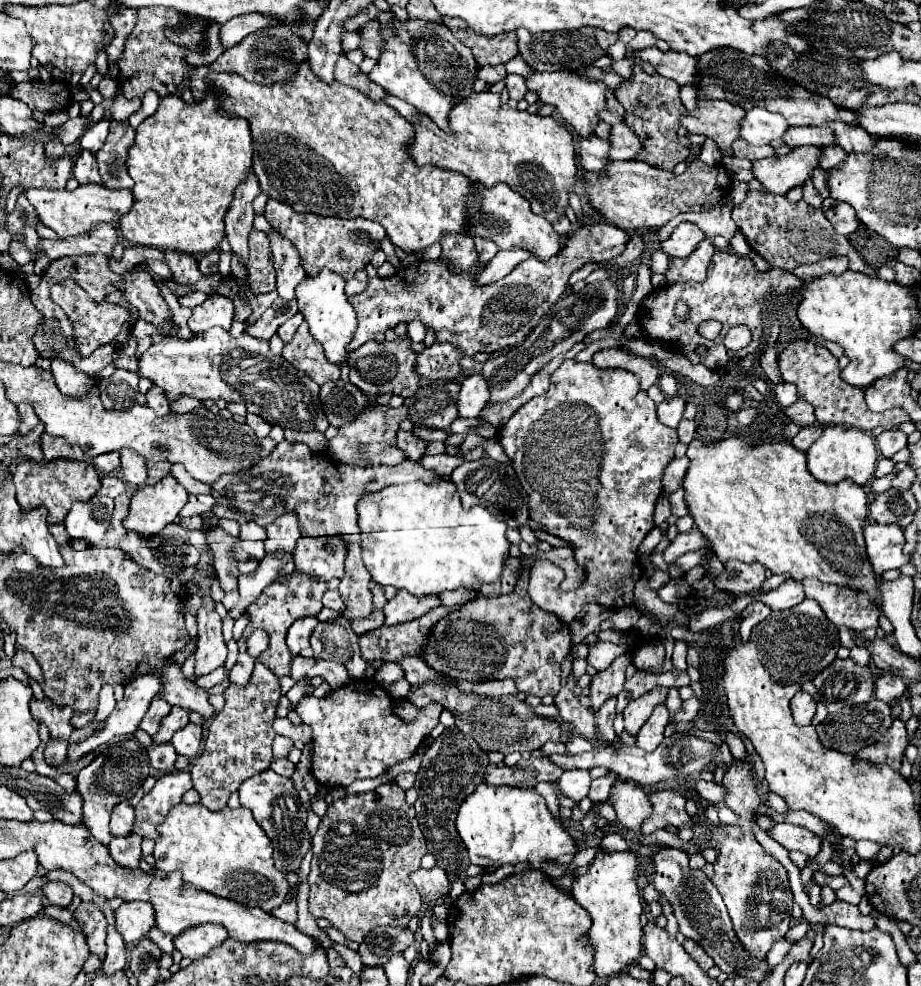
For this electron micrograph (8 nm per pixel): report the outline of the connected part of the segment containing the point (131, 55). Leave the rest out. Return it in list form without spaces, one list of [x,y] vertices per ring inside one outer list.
[[[139,9],[139,21],[135,29],[125,39],[125,49],[119,57],[119,85],[123,89],[123,95],[127,99],[131,97],[143,97],[149,89],[157,91],[159,95],[171,95],[177,93],[181,83],[185,81],[187,71],[191,65],[185,61],[185,55],[189,53],[185,47],[173,45],[165,39],[163,29],[173,27],[181,21],[181,13],[175,13],[175,9]]]

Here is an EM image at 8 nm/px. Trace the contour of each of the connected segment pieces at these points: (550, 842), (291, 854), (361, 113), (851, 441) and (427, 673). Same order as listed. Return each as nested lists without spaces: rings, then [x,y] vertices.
[[[483,781],[475,787],[475,793],[459,805],[455,829],[469,853],[469,861],[481,867],[501,867],[525,861],[531,863],[533,869],[541,869],[543,861],[577,851],[573,837],[563,829],[559,819],[549,813],[545,799],[535,789],[487,785]]]
[[[267,769],[267,771],[243,781],[243,785],[239,787],[239,801],[241,801],[241,805],[245,805],[253,811],[255,821],[259,823],[259,827],[263,827],[263,831],[271,839],[275,869],[279,869],[285,875],[291,871],[297,873],[305,853],[311,849],[311,839],[309,839],[309,831],[305,827],[307,811],[301,805],[301,799],[297,795],[293,783],[287,777],[281,777],[275,771]]]
[[[307,59],[297,67],[293,81],[255,85],[235,73],[215,73],[211,85],[217,91],[223,109],[249,121],[255,153],[253,171],[259,179],[261,191],[271,199],[283,201],[301,213],[311,211],[343,219],[363,217],[377,221],[385,227],[389,241],[405,253],[427,249],[443,233],[457,235],[467,231],[467,197],[473,191],[471,181],[461,173],[451,173],[435,165],[417,167],[407,153],[413,125],[393,107],[373,101],[341,81],[325,83],[311,71]]]
[[[825,427],[821,437],[807,451],[807,467],[817,481],[823,483],[839,483],[843,479],[853,479],[857,485],[865,485],[875,471],[877,449],[873,437],[855,427]]]
[[[403,657],[403,661],[399,665],[401,665],[401,669],[403,669],[403,673],[411,685],[421,685],[421,683],[427,683],[427,681],[433,681],[439,677],[445,681],[443,675],[429,669],[419,657]]]

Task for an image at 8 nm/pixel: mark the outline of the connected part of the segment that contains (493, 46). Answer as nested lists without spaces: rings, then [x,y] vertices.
[[[443,17],[443,23],[451,29],[451,33],[463,45],[467,45],[473,51],[477,67],[503,65],[517,55],[515,33],[499,33],[495,37],[483,37],[483,35],[477,35],[475,31],[471,31],[461,19]]]

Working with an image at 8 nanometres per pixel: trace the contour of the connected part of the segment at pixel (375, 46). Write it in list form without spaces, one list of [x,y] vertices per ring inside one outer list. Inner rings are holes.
[[[369,21],[365,23],[361,29],[359,29],[359,35],[361,35],[361,45],[359,49],[363,51],[365,57],[371,57],[371,59],[377,59],[381,53],[381,47],[383,45],[383,39],[379,35],[379,23],[377,21]]]

